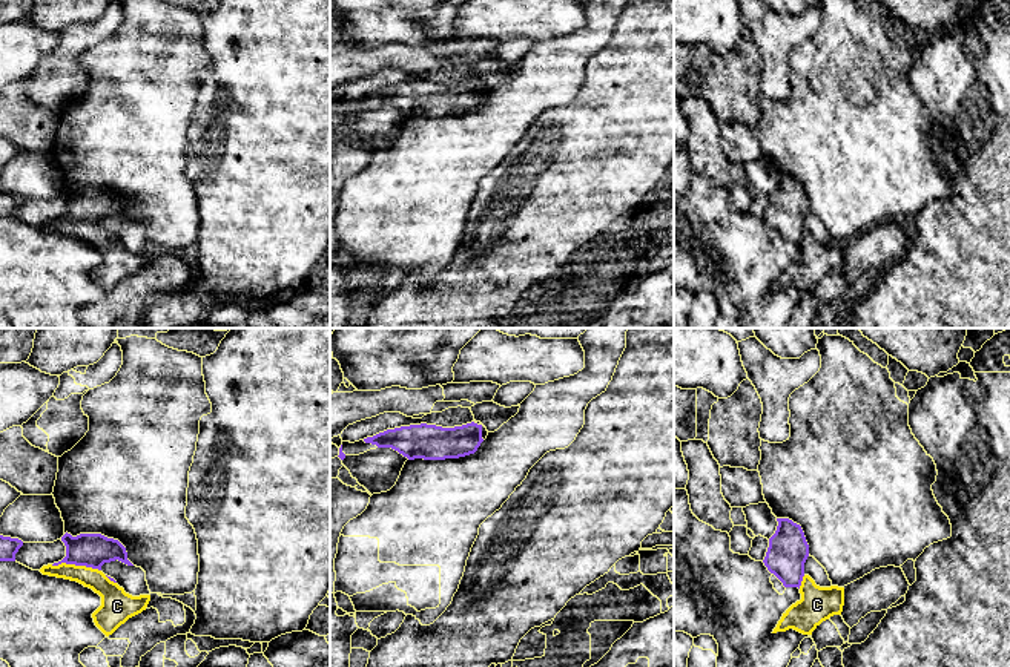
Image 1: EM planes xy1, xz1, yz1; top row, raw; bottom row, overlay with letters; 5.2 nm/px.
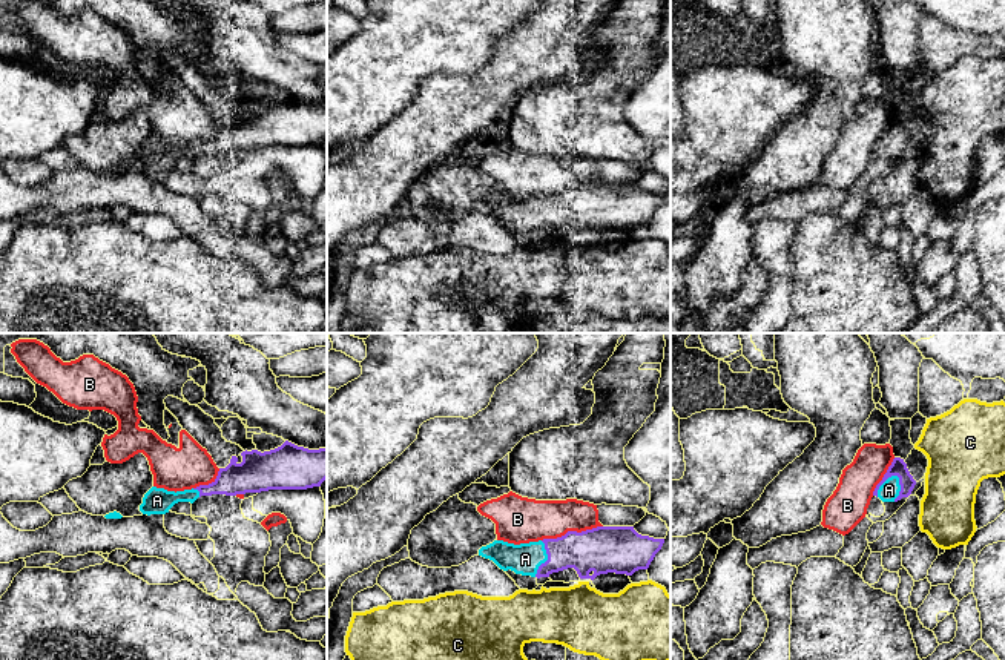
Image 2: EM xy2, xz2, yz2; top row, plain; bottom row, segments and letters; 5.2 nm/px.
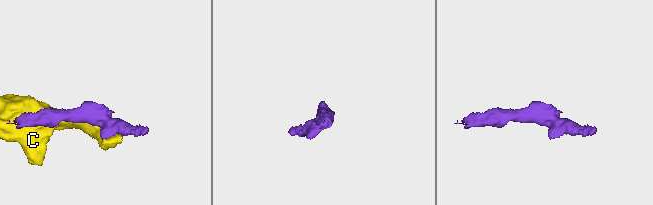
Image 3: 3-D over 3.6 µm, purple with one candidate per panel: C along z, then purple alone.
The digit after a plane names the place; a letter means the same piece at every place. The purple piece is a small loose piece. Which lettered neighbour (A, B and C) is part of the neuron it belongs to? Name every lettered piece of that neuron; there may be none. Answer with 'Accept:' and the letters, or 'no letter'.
Accept: A

